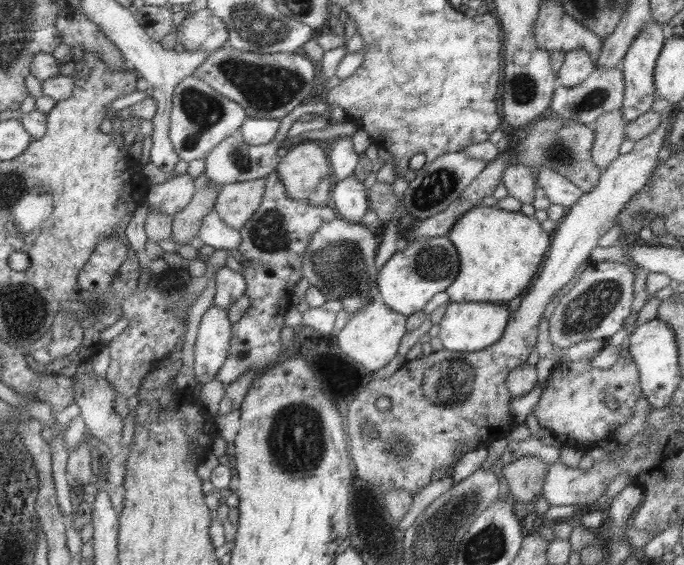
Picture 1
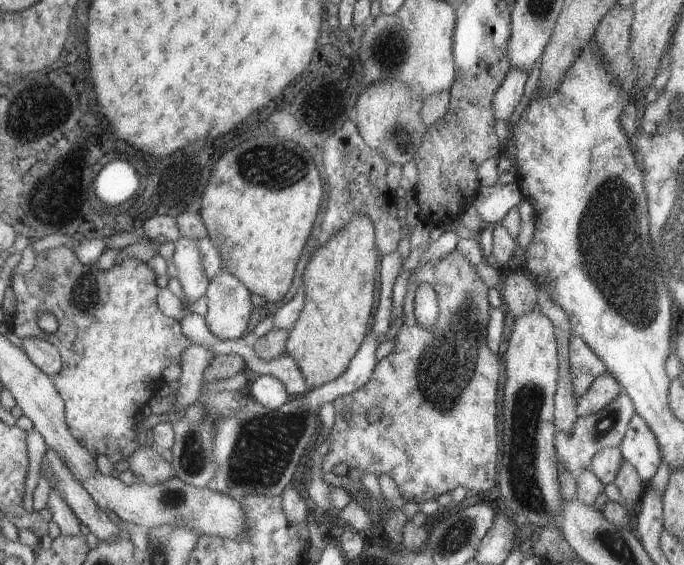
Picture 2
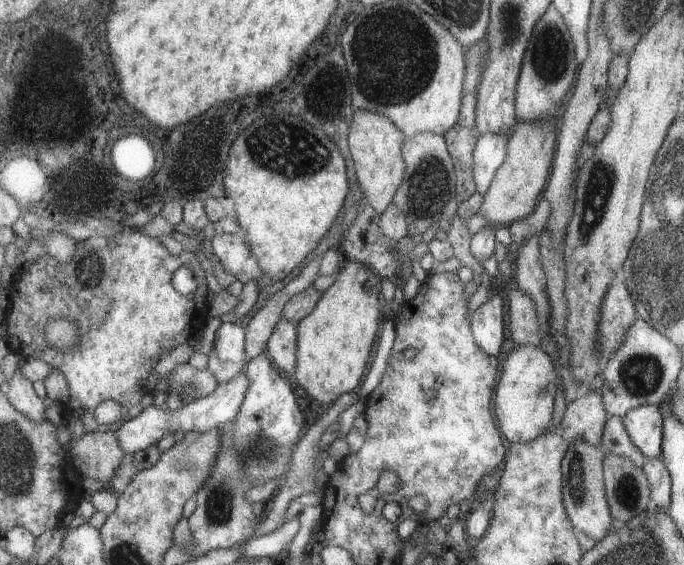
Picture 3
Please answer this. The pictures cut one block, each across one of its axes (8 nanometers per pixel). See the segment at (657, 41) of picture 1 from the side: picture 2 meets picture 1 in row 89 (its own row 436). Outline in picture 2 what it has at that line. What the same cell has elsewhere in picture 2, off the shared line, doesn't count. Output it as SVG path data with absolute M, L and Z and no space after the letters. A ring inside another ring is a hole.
M636 413L629 420L619 448L622 458L635 468L639 479L647 485L656 474L662 459L651 430Z

